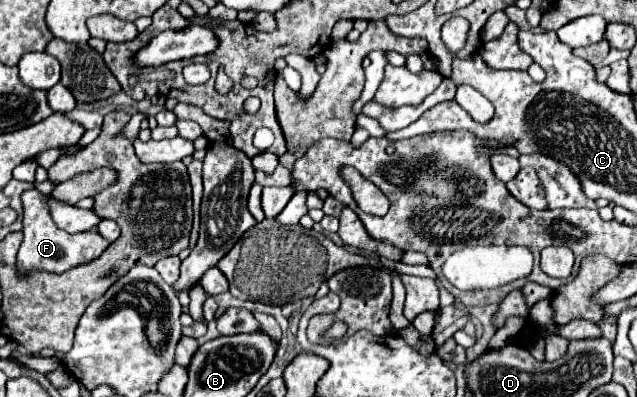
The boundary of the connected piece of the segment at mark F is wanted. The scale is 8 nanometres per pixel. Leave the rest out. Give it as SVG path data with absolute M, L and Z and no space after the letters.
M26 190L22 192L22 206L24 206L24 216L22 216L22 232L24 232L24 242L18 250L18 260L16 260L16 268L20 276L28 276L34 270L44 270L44 272L64 272L72 266L90 262L94 258L98 258L106 248L108 242L98 234L98 232L80 232L80 234L68 234L60 228L56 228L56 224L52 222L48 208L44 204L44 194L40 194L38 190Z

